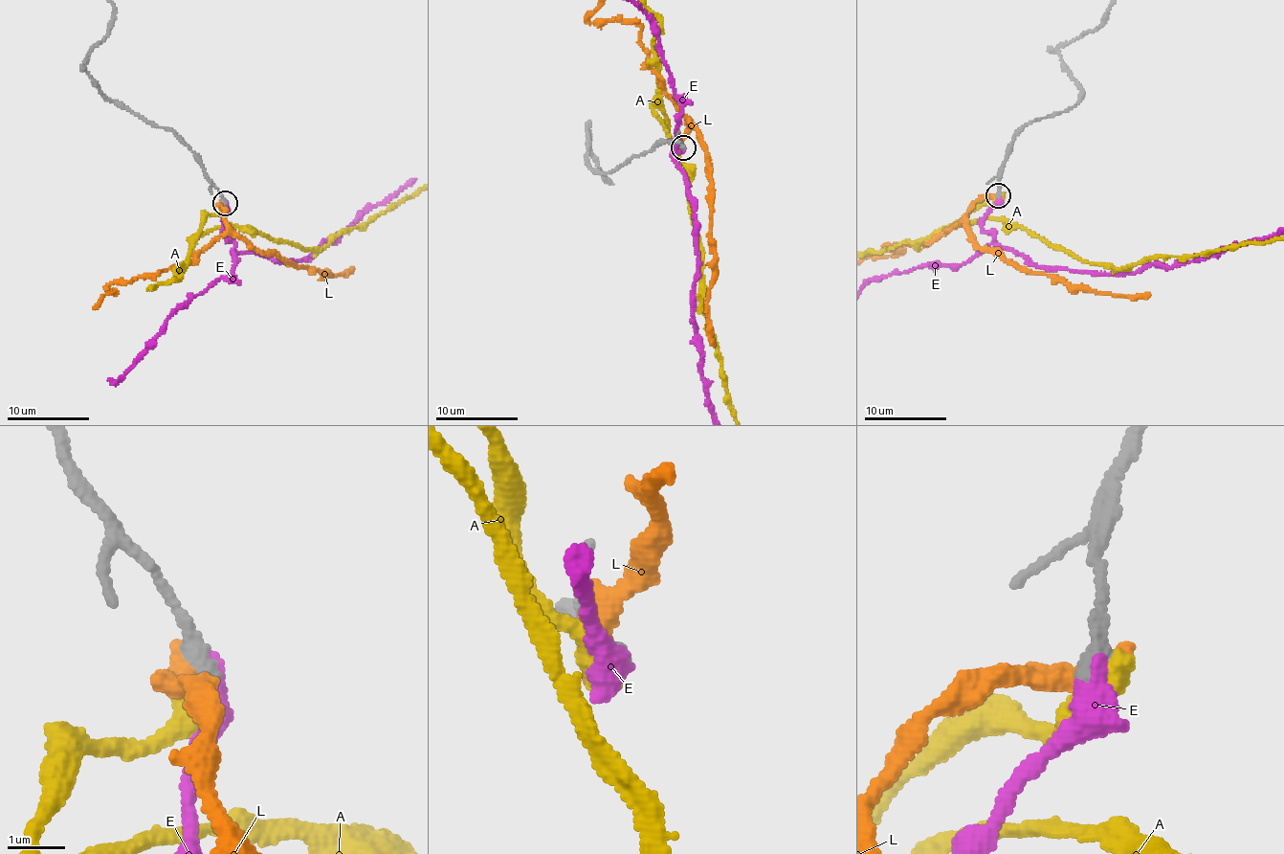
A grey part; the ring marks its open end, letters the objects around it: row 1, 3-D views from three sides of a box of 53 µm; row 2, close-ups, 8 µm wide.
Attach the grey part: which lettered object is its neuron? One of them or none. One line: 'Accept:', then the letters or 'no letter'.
Accept: E

